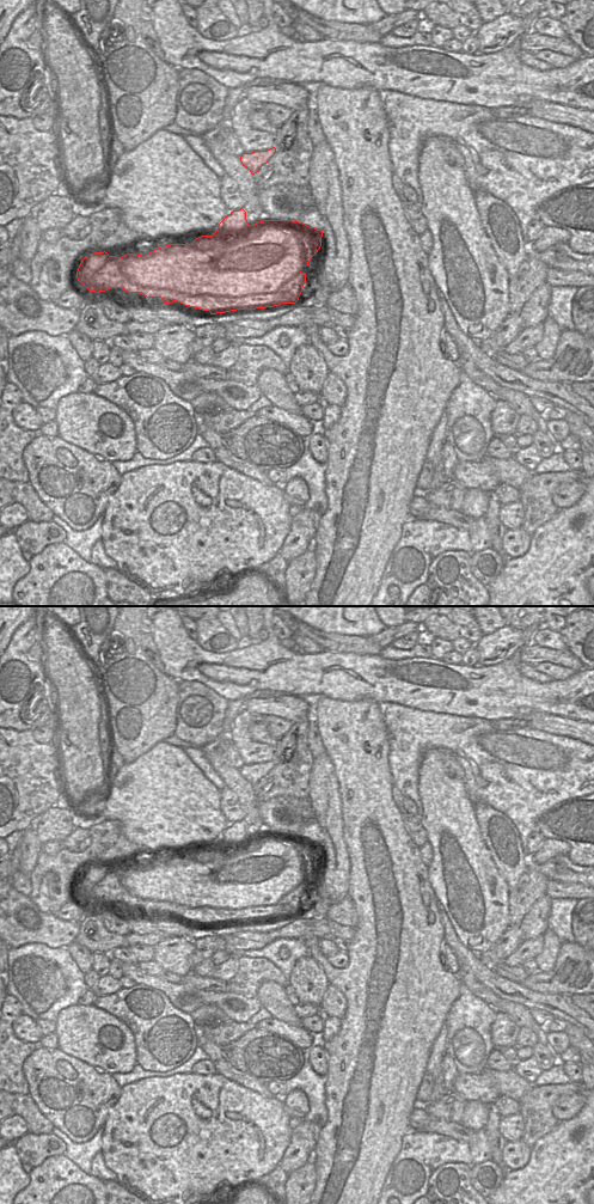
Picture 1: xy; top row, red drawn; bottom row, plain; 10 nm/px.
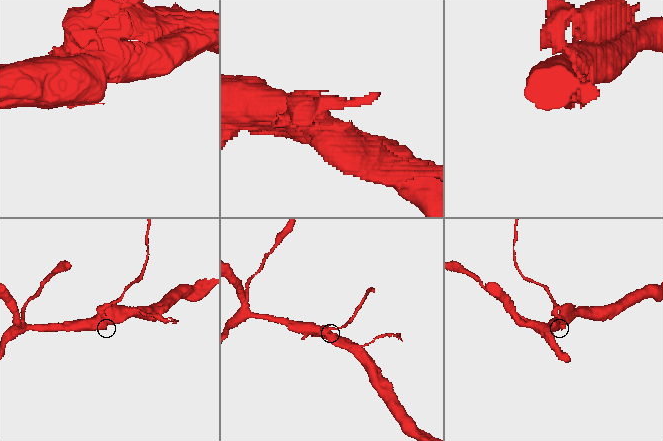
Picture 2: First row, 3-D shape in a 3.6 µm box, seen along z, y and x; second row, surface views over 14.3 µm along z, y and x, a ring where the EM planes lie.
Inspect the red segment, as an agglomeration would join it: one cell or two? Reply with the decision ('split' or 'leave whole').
split

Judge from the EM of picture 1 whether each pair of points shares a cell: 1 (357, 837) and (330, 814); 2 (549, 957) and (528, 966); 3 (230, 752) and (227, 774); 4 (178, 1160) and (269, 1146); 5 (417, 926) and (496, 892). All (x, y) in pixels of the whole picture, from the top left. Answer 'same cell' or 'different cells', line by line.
1: different cells
2: different cells
3: different cells
4: same cell
5: different cells

